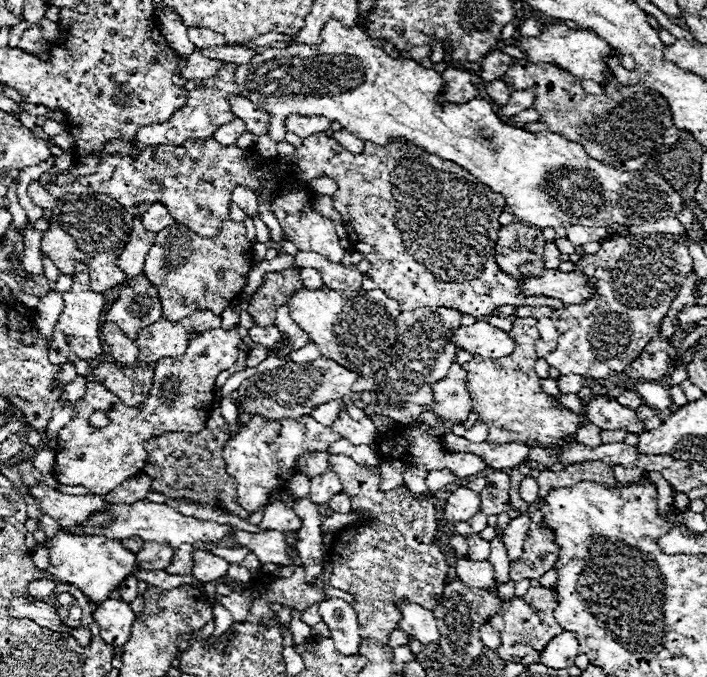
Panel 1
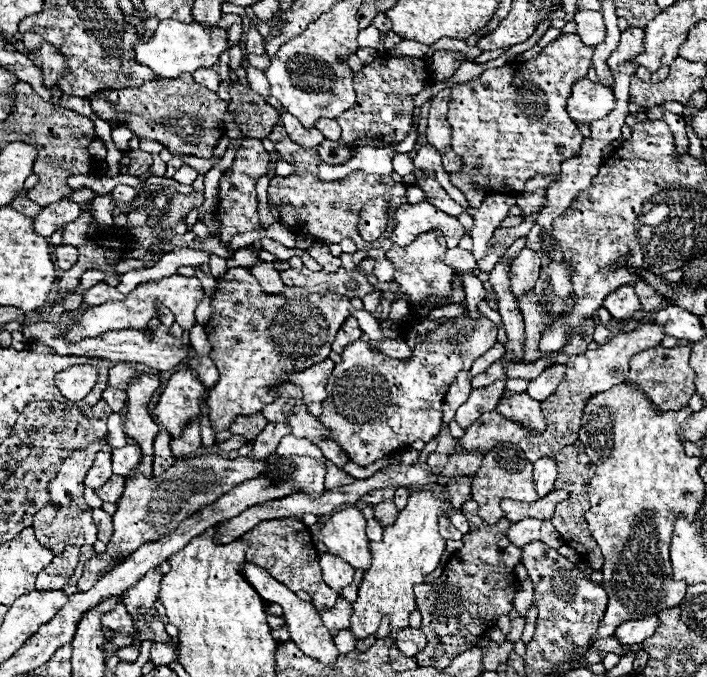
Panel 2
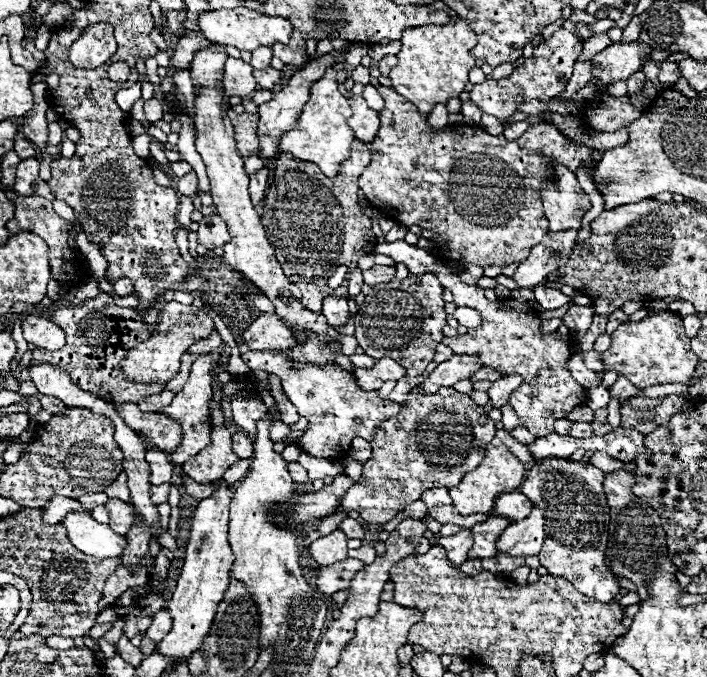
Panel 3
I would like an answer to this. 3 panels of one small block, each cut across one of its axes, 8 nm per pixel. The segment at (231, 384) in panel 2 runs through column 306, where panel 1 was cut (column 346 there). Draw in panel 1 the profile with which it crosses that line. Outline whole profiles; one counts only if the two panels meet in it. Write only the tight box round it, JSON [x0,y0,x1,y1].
[288,286,400,376]

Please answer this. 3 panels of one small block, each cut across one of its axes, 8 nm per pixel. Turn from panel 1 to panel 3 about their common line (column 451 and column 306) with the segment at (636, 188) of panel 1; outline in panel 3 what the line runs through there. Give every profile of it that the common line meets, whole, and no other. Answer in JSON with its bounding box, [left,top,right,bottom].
[278,68,354,178]

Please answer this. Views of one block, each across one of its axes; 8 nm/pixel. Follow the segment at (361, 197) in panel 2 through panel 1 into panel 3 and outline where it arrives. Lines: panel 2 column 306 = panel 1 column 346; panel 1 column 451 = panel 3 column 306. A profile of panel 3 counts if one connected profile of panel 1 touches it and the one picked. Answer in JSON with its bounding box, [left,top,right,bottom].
[262,140,376,312]

